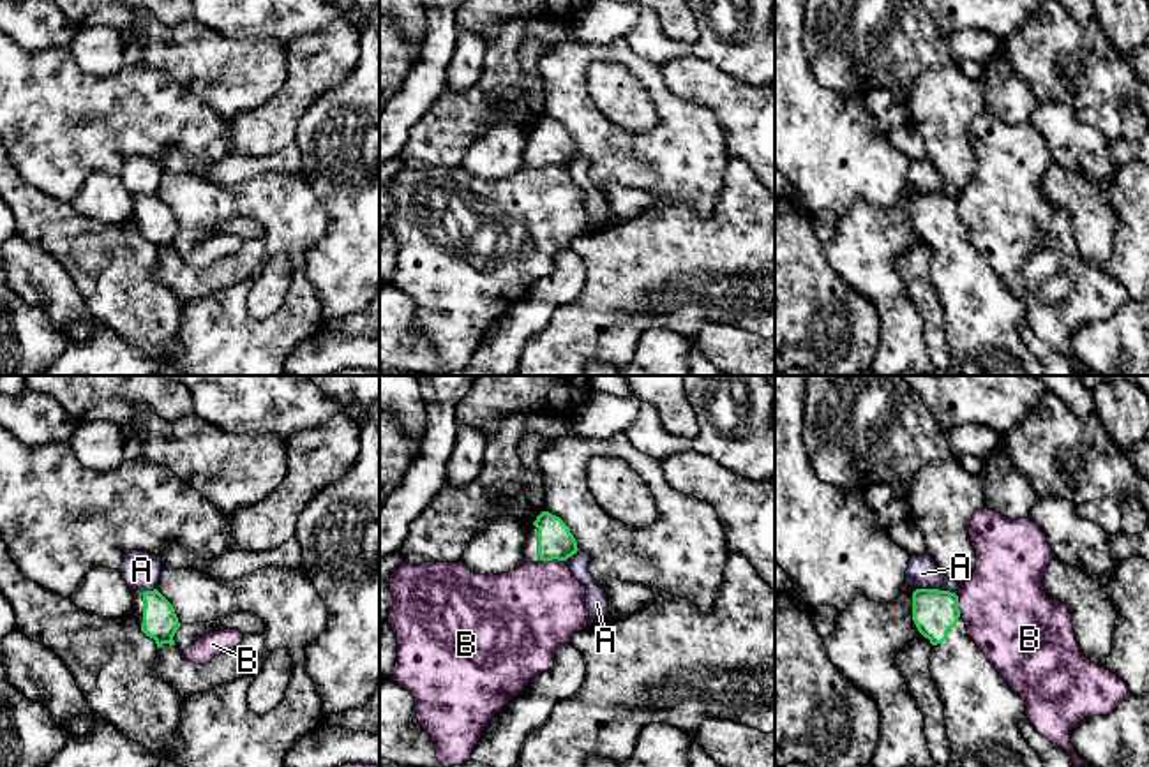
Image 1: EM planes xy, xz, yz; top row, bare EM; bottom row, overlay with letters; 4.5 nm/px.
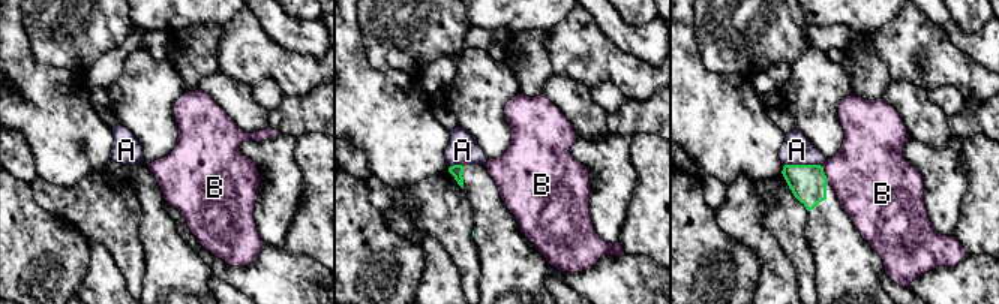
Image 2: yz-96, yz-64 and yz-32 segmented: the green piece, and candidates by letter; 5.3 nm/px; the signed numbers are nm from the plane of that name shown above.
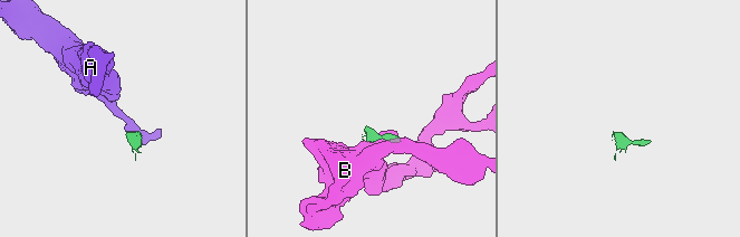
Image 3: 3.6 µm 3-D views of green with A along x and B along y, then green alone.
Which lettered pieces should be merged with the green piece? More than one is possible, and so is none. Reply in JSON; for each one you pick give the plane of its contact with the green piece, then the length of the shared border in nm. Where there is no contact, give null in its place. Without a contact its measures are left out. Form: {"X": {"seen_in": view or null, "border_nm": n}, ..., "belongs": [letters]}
{"belongs": []}

